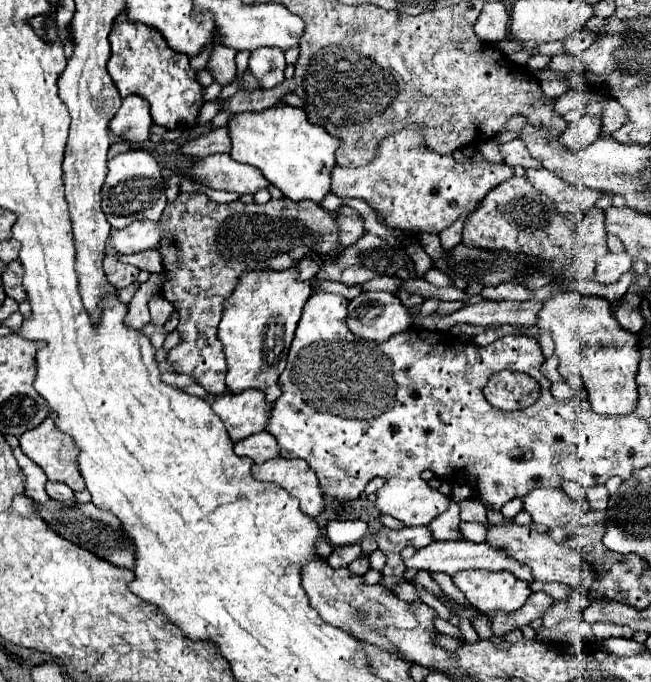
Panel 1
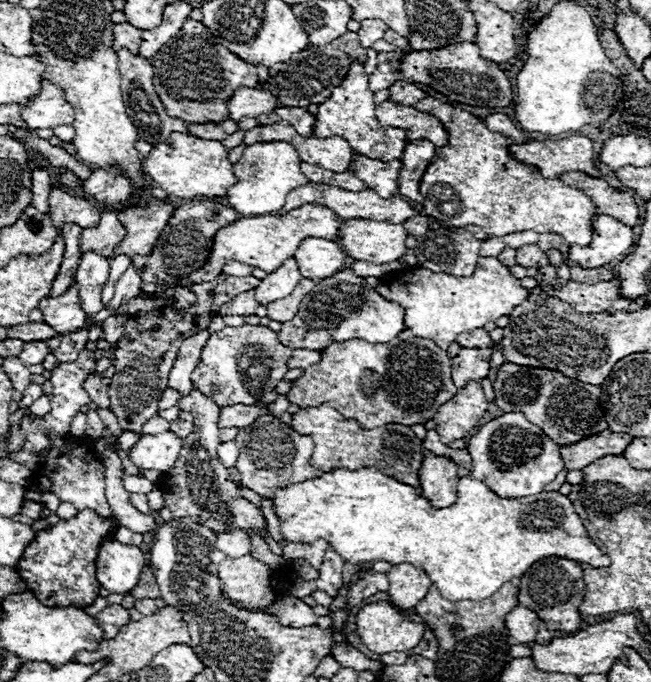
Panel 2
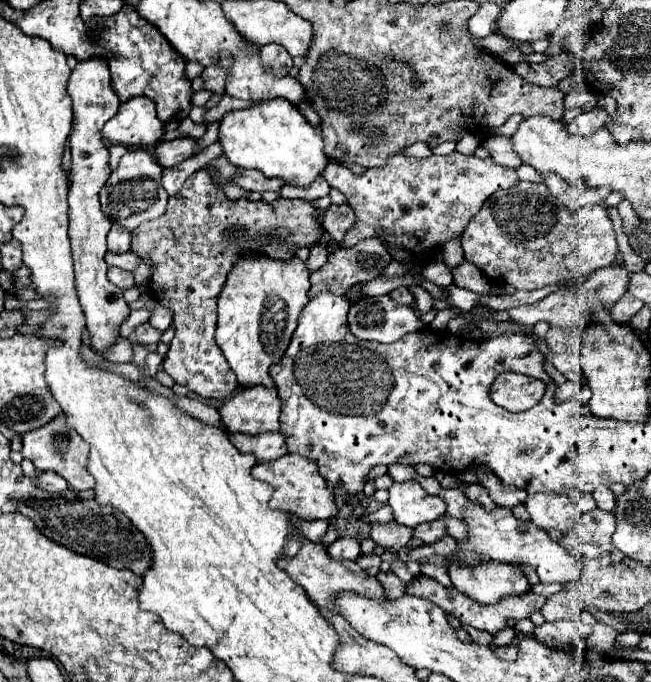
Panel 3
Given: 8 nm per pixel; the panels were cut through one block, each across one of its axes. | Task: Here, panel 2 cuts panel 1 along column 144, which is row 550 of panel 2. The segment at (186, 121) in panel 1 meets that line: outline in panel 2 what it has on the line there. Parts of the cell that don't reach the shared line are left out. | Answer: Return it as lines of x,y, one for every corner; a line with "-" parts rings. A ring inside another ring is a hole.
82,510
72,520
60,520
48,530
36,532
36,538
18,562
18,574
28,584
28,590
46,606
90,606
100,590
96,578
98,550
106,536
114,536
116,530
116,518
104,518
92,510

